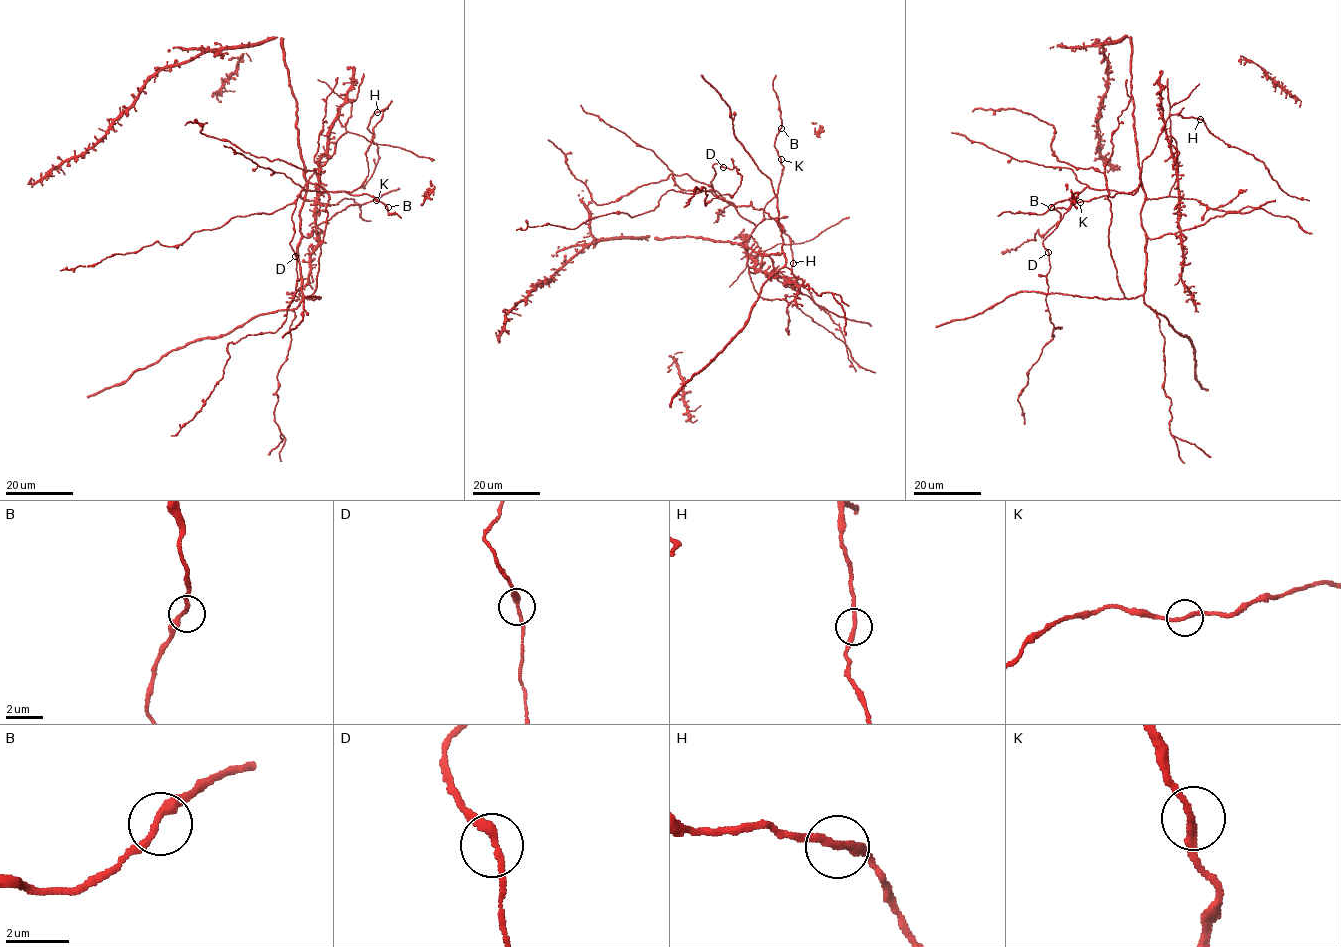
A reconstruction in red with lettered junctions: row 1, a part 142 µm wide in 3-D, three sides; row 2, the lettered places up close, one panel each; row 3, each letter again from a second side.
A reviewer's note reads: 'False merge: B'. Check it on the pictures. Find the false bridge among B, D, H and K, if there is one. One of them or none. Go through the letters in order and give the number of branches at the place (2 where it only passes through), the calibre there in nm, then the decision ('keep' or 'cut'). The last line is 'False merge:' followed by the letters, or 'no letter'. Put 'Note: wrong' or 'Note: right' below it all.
B: 2 | 240 nm | keep
D: 2 | 240 nm | keep
H: 2 | 240 nm | keep
K: 2 | 240 nm | keep
False merge: no letter
Note: wrong

